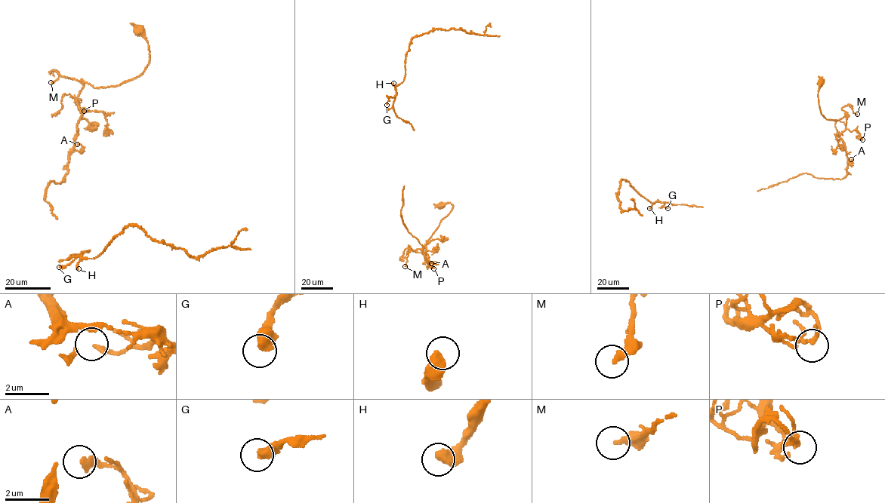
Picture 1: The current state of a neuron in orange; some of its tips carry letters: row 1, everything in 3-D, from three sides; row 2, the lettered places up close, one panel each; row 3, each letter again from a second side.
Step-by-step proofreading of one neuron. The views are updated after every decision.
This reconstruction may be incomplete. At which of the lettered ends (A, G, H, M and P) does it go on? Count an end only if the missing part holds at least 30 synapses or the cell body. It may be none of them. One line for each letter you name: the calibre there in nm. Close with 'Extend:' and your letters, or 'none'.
Extend: none

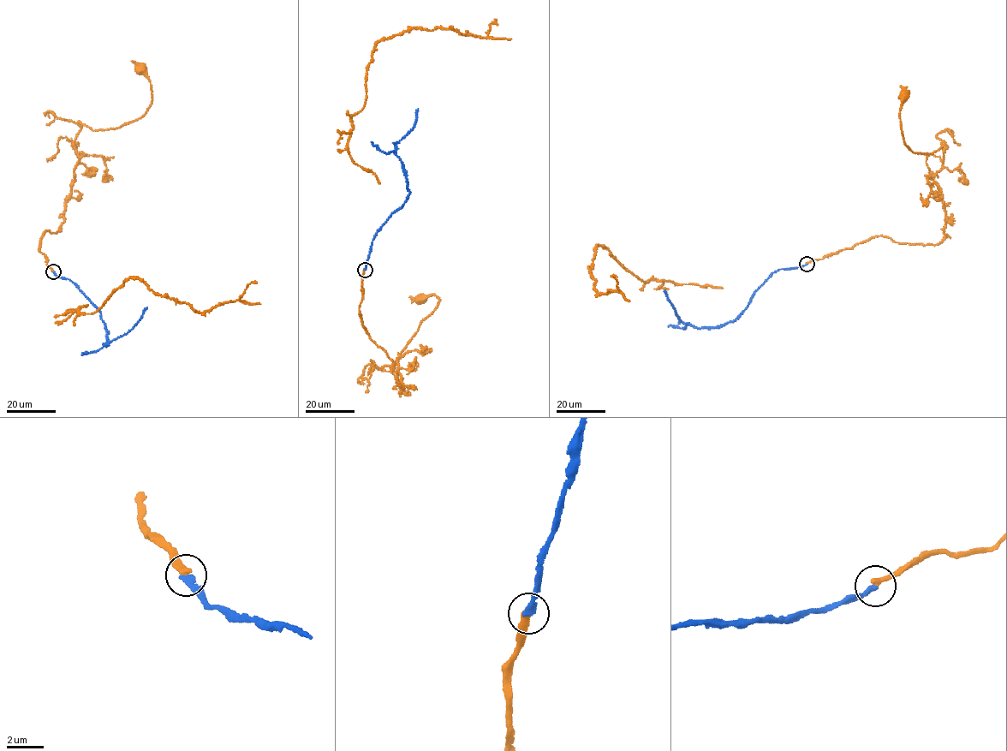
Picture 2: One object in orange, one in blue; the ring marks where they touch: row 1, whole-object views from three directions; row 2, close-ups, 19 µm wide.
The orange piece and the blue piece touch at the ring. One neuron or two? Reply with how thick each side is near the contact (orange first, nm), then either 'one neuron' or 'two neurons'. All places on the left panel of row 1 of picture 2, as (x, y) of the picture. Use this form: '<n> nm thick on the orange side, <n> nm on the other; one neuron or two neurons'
400 nm thick on the orange side, 360 nm on the other; two neurons

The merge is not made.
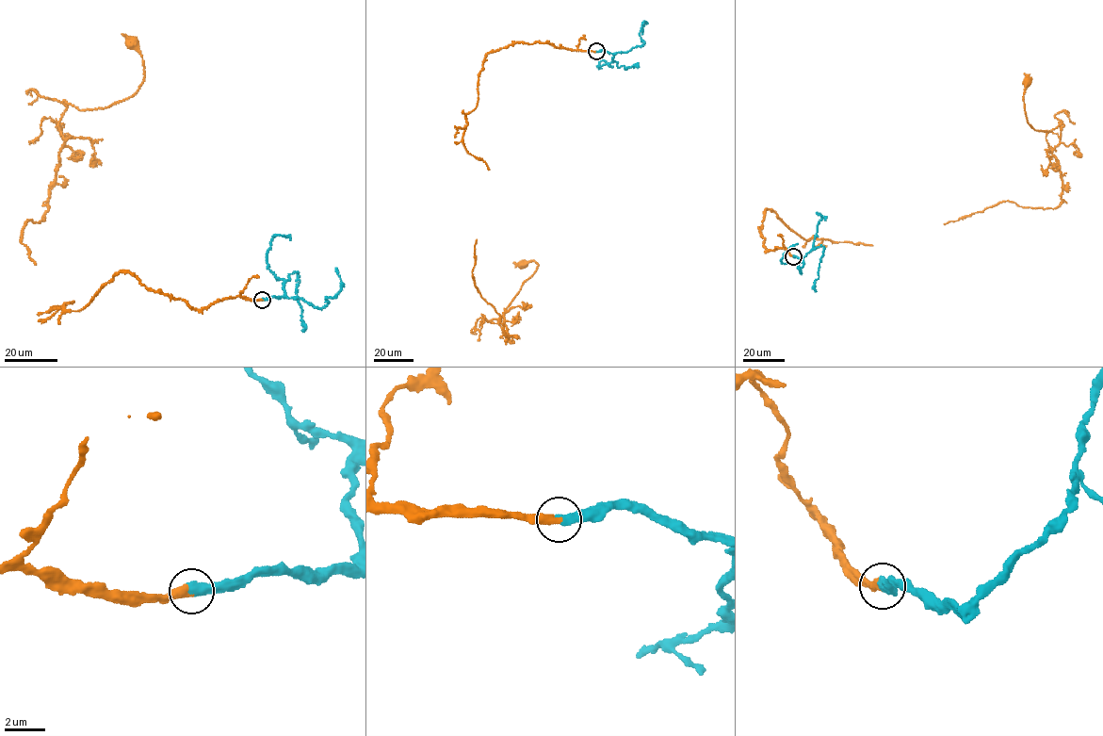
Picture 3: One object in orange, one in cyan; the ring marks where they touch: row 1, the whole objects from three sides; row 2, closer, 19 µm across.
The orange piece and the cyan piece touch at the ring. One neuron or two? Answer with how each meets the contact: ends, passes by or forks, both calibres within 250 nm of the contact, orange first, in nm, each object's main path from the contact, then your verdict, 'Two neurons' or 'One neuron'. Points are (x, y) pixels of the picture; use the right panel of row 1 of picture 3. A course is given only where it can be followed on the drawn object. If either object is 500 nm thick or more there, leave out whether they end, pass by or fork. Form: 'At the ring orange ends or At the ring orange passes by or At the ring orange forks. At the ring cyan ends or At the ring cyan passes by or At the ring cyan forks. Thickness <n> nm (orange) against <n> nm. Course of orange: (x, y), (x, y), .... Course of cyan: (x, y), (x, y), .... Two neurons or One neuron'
Thickness 420 nm (orange) against 550 nm. Course of orange: (793, 256), (766, 249), (765, 210), (873, 245), (1061, 204), (1063, 126), (1028, 122), (1027, 81). Course of cyan: (793, 256), (803, 261), (802, 273), (798, 266), (781, 260), (783, 254), (797, 243). One neuron

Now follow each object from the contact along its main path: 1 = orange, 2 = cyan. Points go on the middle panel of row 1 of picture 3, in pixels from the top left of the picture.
1: (596, 51), (482, 64), (472, 277), (508, 337), (523, 264)
2: (596, 51), (626, 52), (642, 46), (644, 43), (640, 32), (645, 22), (641, 34)

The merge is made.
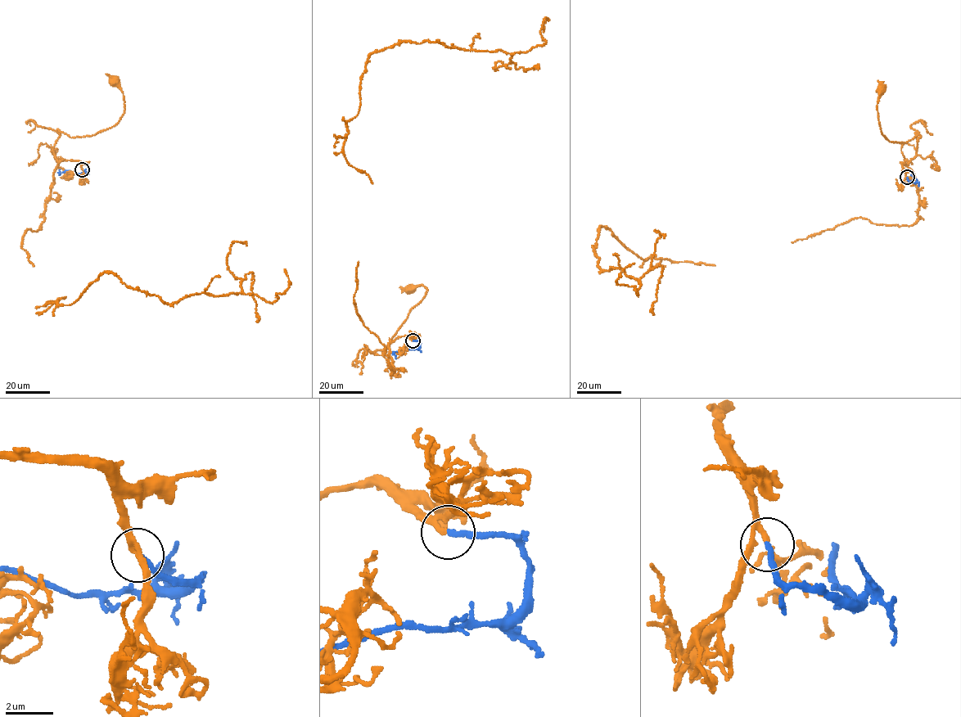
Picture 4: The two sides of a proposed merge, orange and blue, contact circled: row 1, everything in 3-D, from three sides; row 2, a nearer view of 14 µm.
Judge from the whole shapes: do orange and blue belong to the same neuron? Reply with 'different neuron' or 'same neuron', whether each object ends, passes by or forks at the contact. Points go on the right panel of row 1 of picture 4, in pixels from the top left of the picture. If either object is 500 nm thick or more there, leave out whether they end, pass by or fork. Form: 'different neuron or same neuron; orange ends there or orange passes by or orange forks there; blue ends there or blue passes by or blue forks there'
same neuron; orange passes by; blue ends there

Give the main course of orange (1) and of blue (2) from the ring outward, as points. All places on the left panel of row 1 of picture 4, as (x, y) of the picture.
1: (82, 169), (77, 160), (56, 159), (57, 129), (79, 137), (116, 124), (124, 110), (124, 96), (115, 80)
2: (82, 169), (87, 172), (66, 171), (60, 174)

